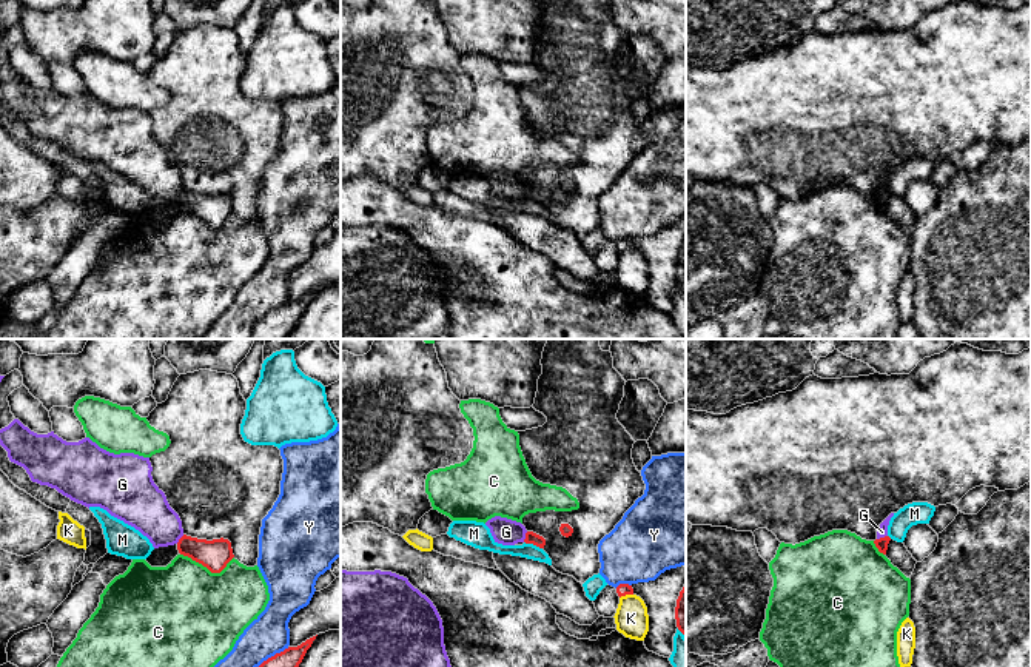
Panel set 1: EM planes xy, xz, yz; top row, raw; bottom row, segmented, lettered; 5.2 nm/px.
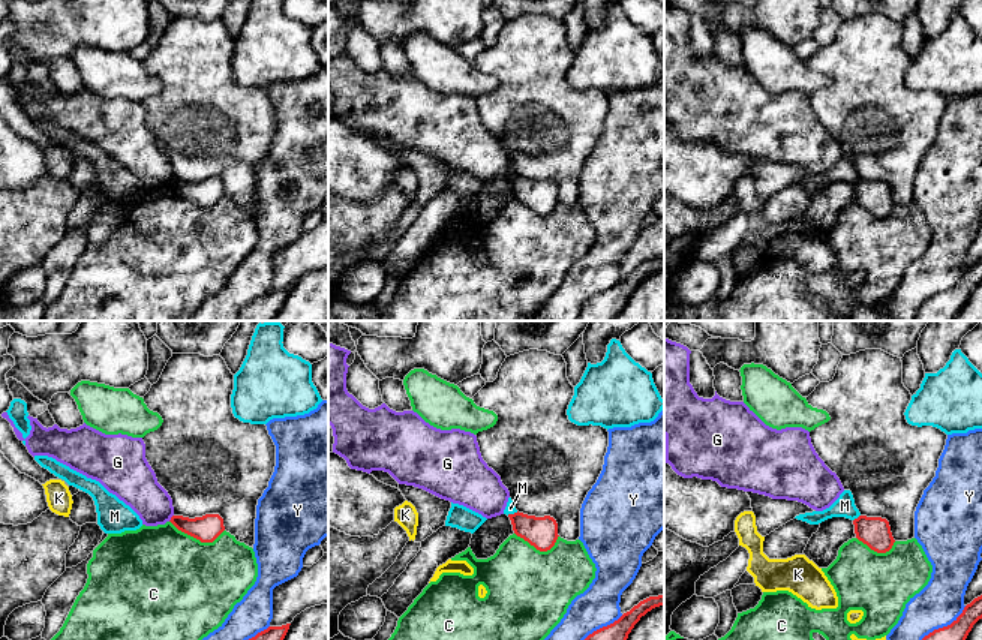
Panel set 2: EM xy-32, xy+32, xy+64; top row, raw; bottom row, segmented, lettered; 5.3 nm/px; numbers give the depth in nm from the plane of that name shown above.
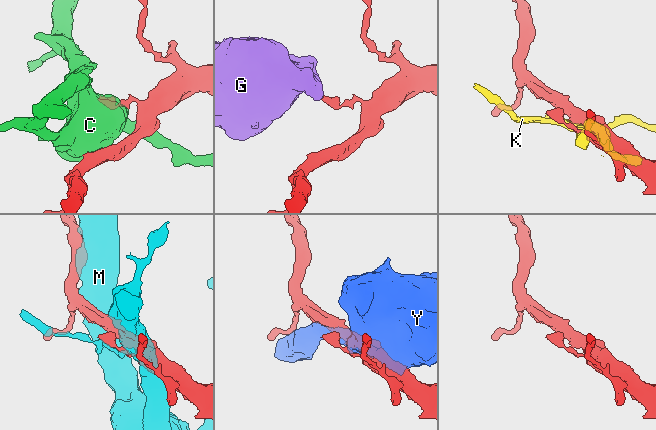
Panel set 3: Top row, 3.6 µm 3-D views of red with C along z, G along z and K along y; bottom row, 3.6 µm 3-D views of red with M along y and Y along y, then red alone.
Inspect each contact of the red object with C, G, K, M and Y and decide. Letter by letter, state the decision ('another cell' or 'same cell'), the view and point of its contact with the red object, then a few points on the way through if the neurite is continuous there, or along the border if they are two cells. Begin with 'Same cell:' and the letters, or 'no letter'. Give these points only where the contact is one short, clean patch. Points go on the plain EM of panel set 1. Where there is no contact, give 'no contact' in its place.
Same cell: no letter
C: another cell; meets red in xy at (207, 222)
G: another cell; meets red in xz at (526, 191); border along xz (527, 187), (523, 196)
K: another cell; meets red in xz at (626, 248)
M: another cell; meets red in xz at (533, 199)
Y: another cell; meets red in xz at (623, 239)

